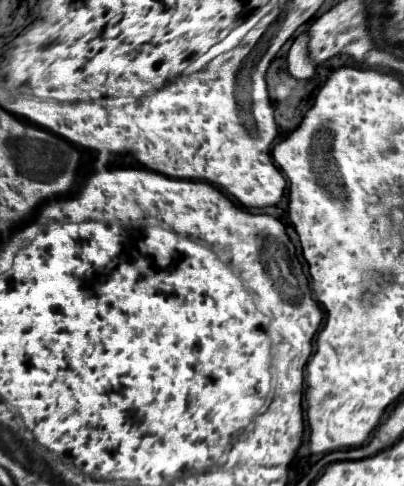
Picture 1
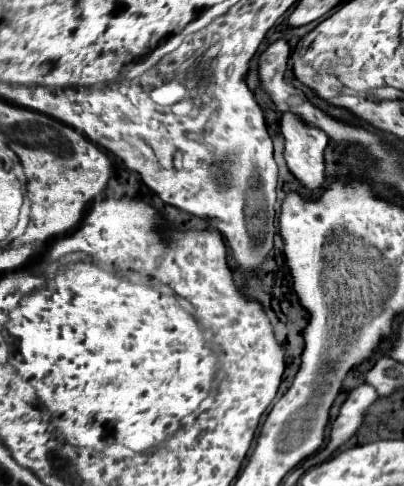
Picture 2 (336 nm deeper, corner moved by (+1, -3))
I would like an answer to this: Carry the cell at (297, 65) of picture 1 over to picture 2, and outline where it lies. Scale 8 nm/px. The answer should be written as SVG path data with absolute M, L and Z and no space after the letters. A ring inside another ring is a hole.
M283 115L281 117L281 133L285 137L285 161L291 171L291 175L311 193L321 191L325 183L325 157L323 151L327 147L327 135L315 127L307 127L305 123L299 123L295 115Z

